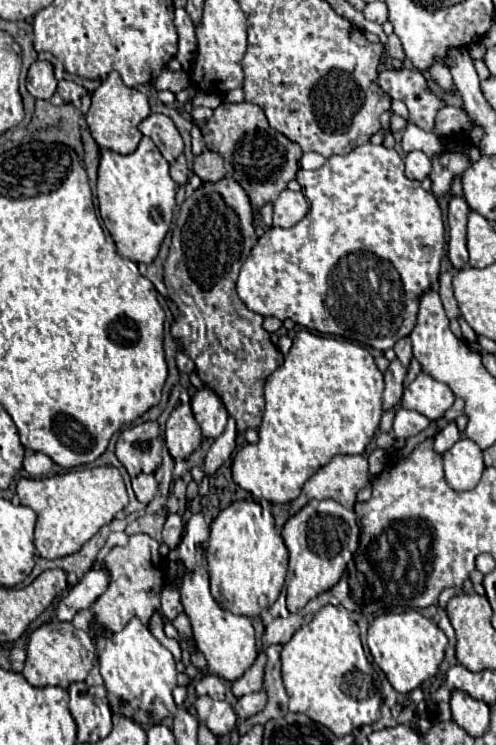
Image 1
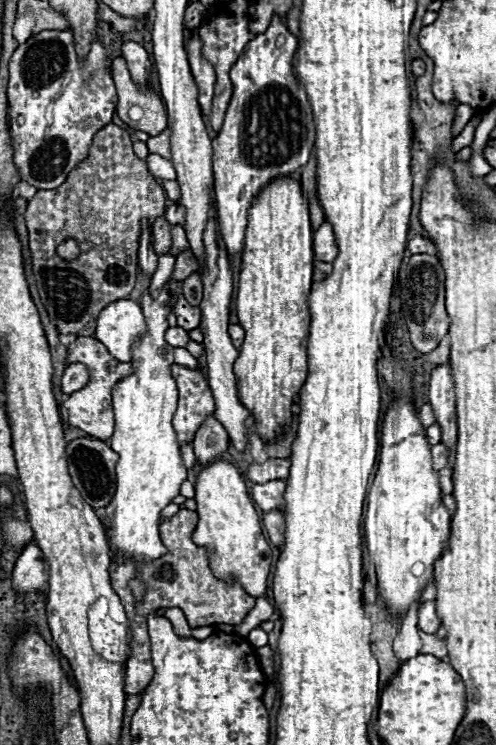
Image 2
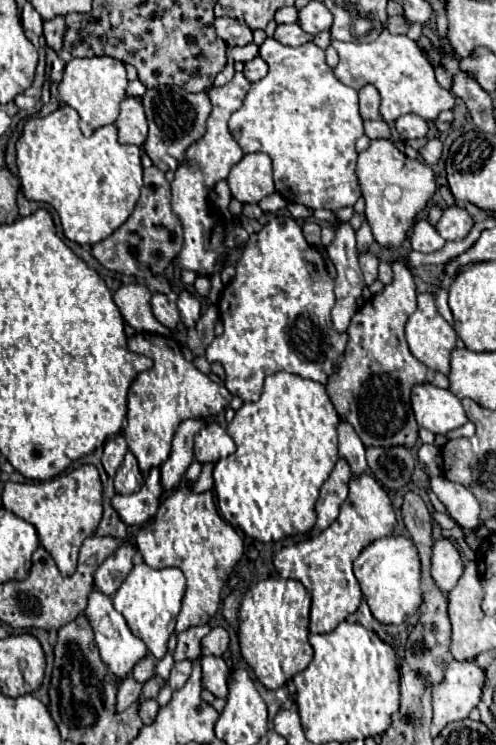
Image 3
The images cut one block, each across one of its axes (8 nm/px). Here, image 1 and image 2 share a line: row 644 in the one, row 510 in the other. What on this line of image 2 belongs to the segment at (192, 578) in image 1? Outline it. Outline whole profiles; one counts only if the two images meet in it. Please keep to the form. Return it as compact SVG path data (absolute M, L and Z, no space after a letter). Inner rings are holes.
M216 460L202 468L196 480L198 526L192 534L194 544L206 548L210 568L216 578L224 582L238 582L252 598L266 594L266 578L270 572L270 544L266 542L260 526L260 516L248 494L242 474L224 460Z

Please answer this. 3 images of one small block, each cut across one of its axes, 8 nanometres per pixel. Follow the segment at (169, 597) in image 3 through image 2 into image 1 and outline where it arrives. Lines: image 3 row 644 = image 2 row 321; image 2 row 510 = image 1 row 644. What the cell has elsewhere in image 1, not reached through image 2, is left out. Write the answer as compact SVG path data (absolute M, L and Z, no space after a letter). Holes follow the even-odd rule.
M132 618L124 630L106 640L98 656L98 666L114 714L122 714L144 726L160 724L164 718L176 716L176 702L172 698L178 674L176 662L138 618Z

